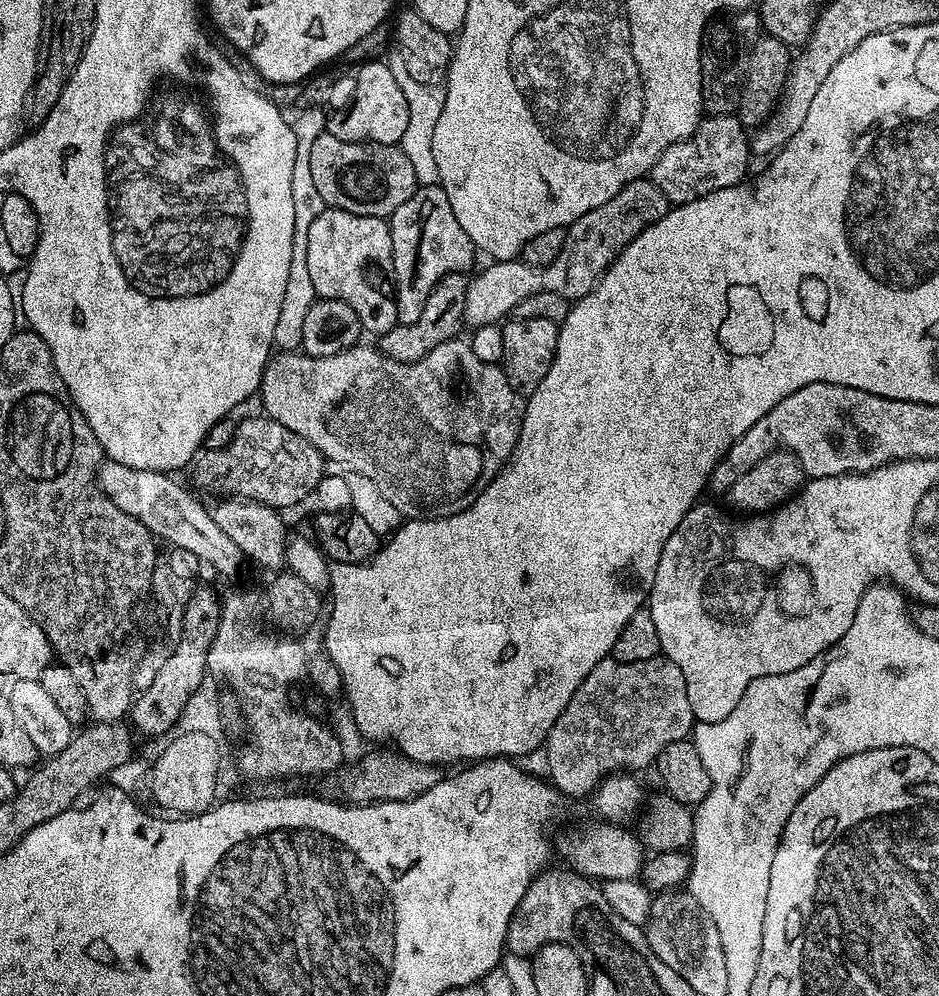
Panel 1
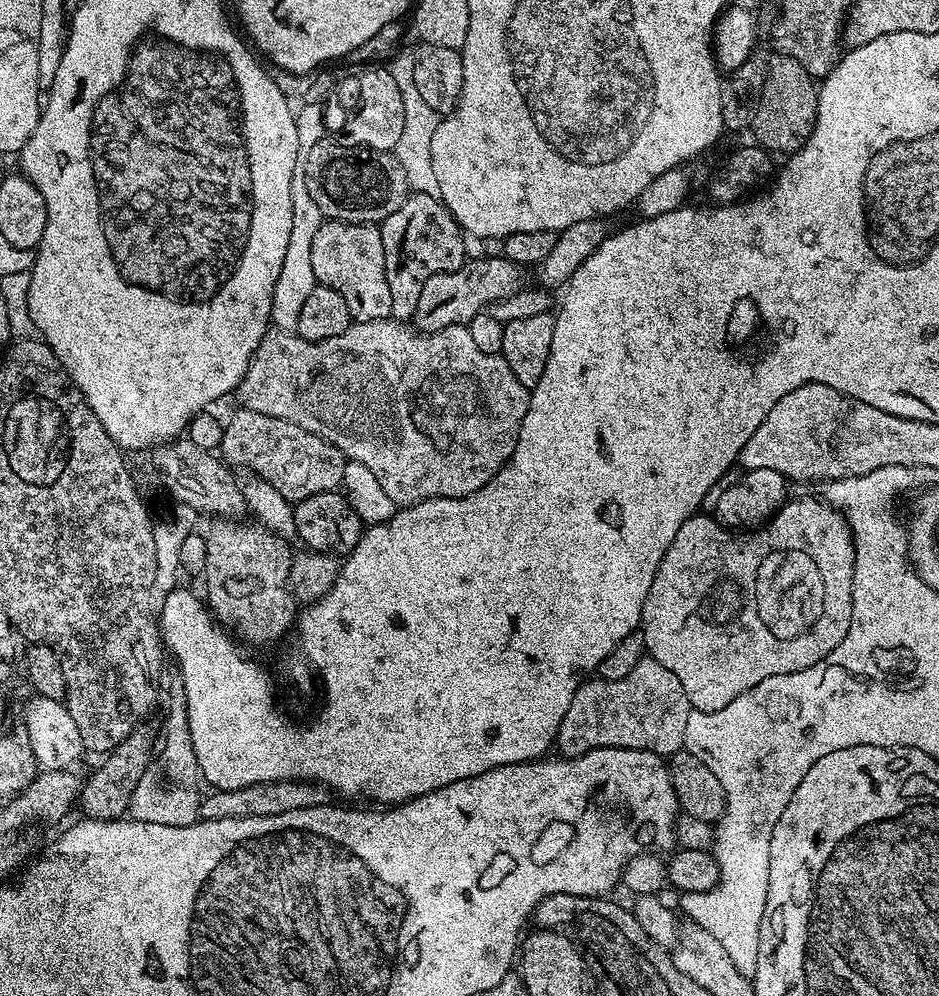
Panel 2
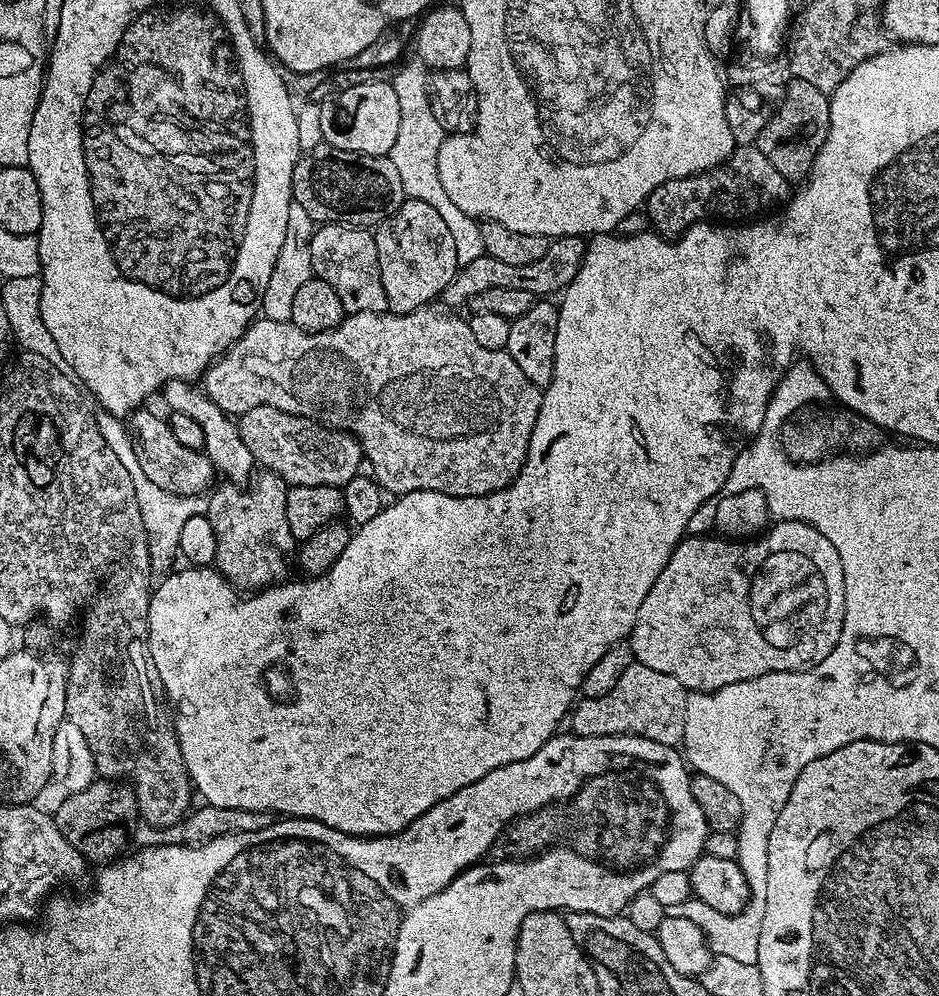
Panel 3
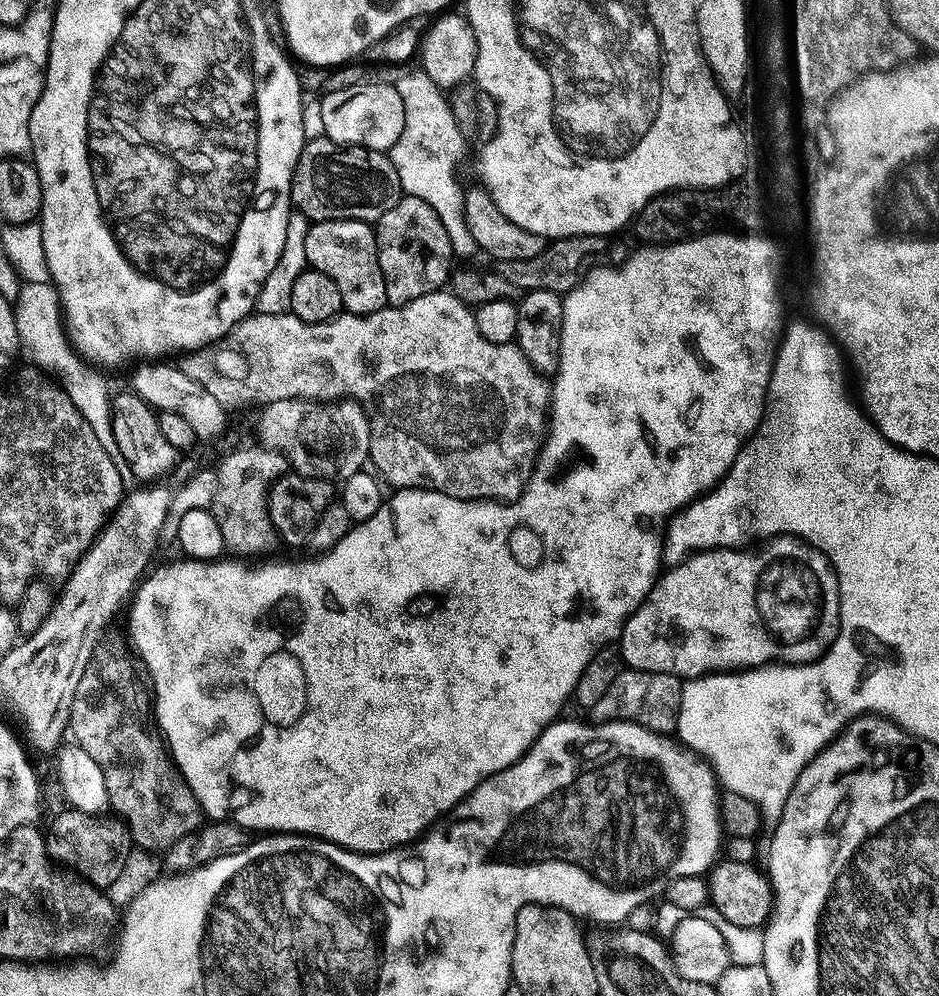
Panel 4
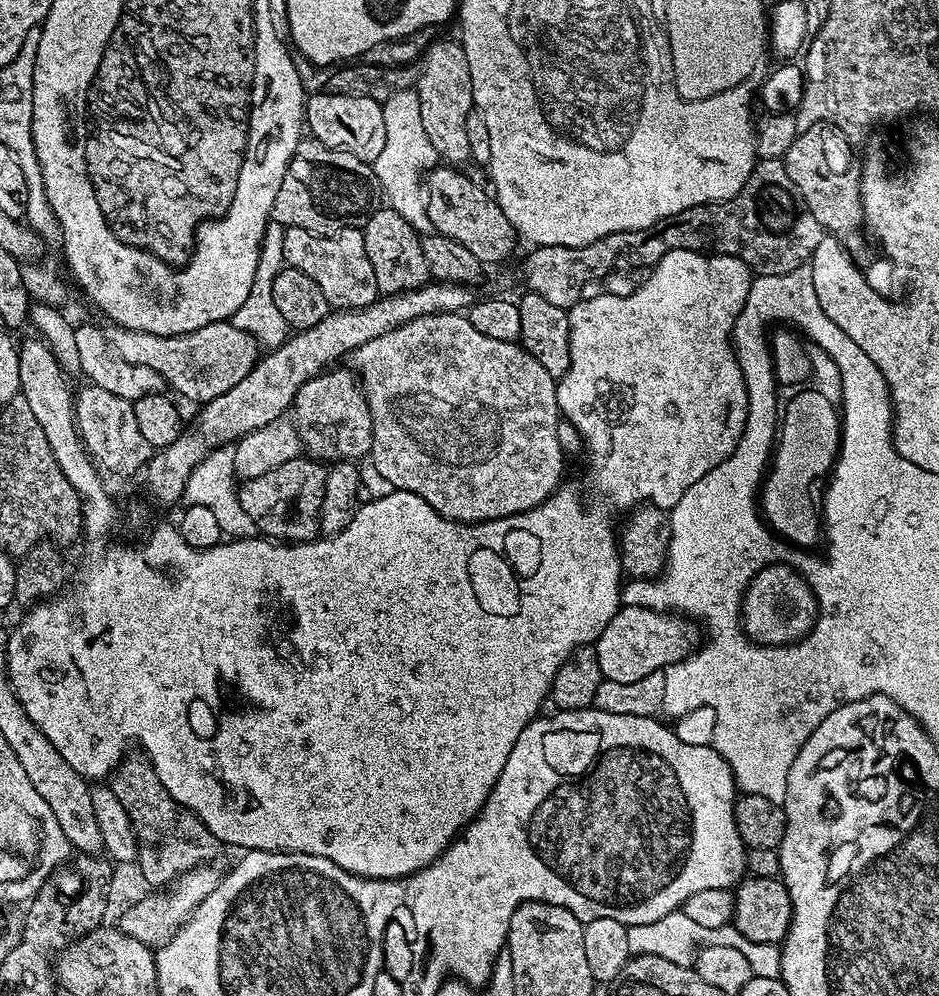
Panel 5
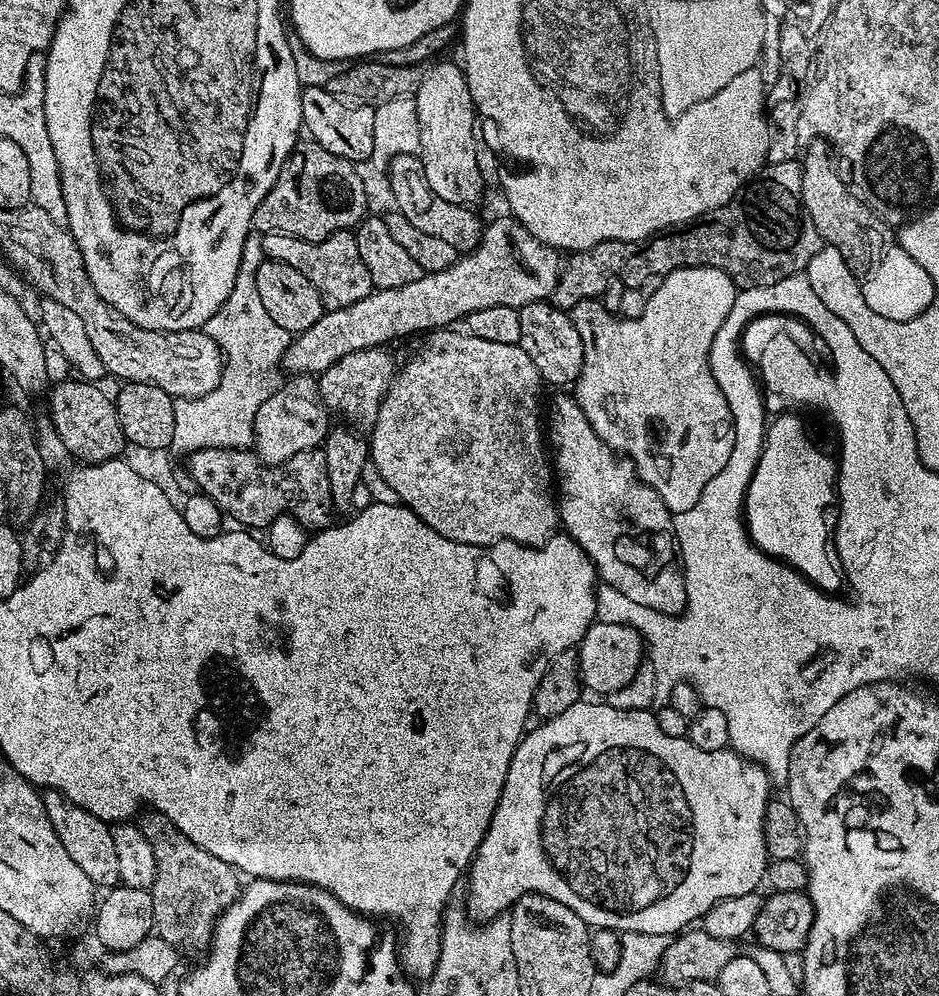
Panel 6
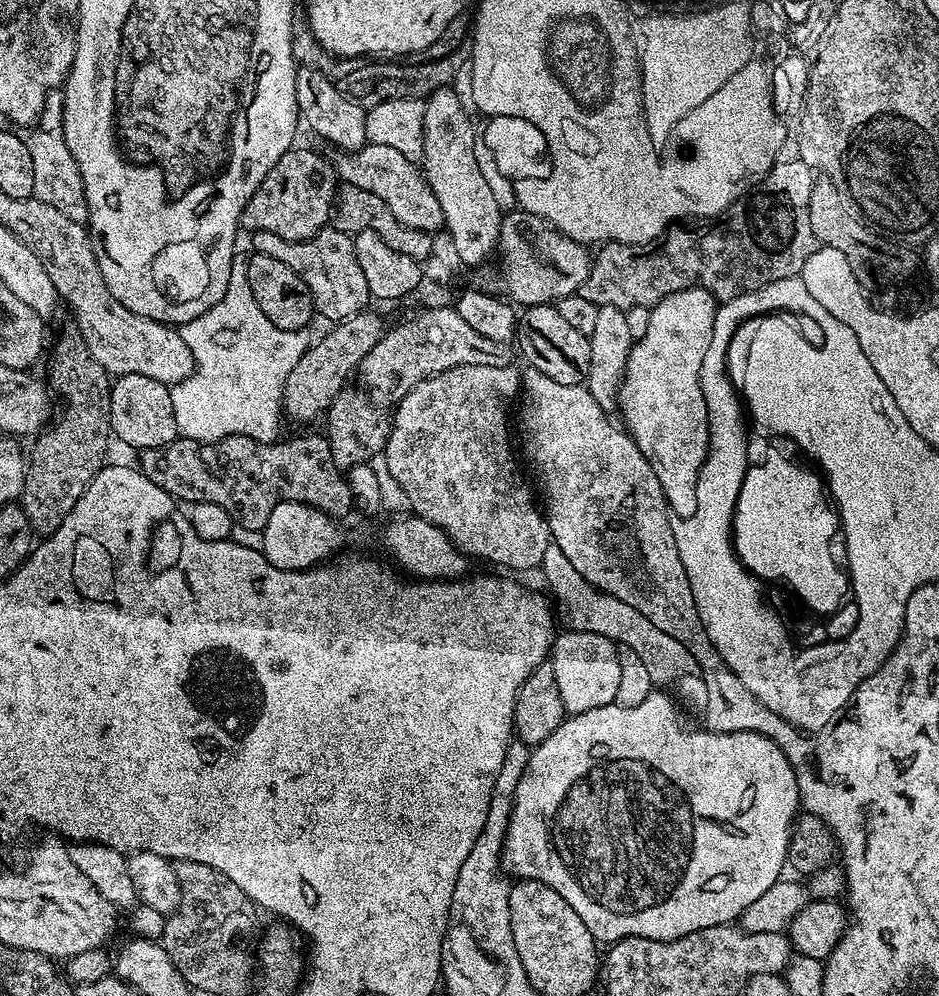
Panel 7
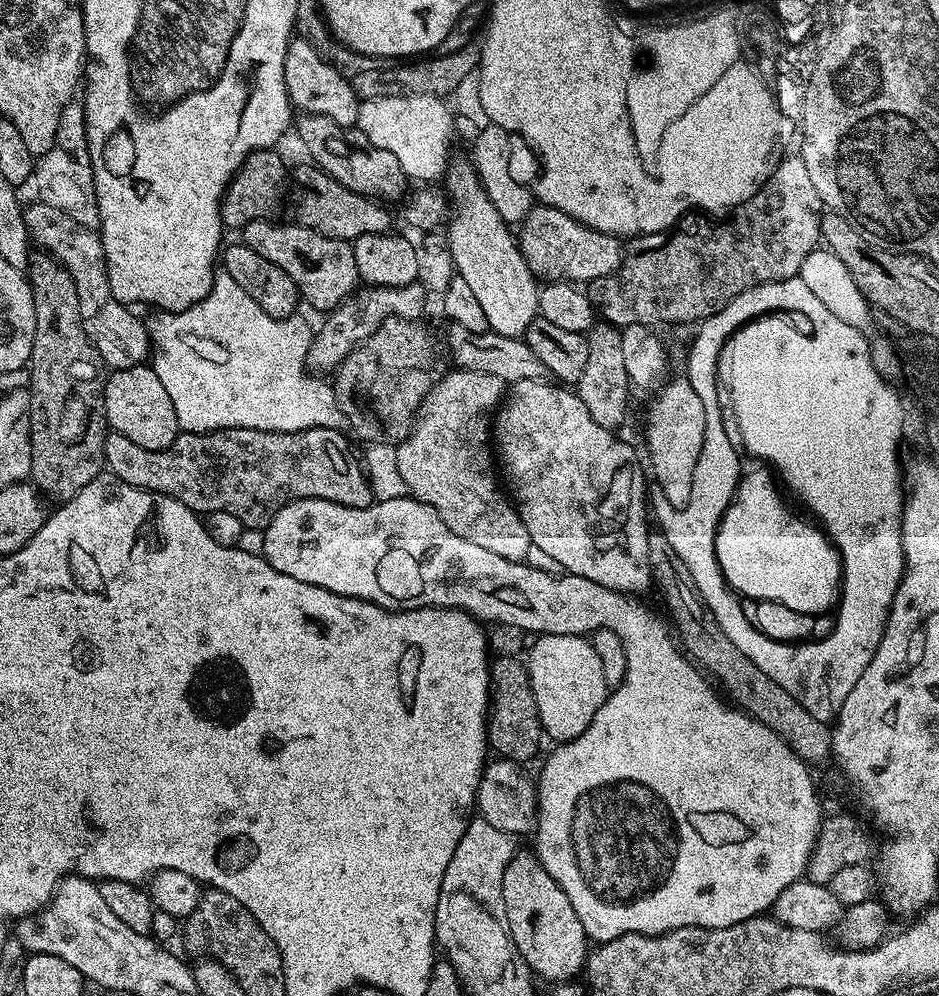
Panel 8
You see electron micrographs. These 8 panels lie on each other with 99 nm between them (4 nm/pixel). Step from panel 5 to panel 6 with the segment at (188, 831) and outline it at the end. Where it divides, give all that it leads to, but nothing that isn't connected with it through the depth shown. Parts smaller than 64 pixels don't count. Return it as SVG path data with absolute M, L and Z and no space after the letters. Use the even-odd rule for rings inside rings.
M151 810L145 813L144 817L139 817L138 827L154 850L156 877L150 891L155 935L181 953L203 953L212 942L217 920L240 896L241 877L231 864L222 862L222 858L214 858L214 854L202 850L202 846L194 846L194 842L190 842L190 838L178 831L165 816Z

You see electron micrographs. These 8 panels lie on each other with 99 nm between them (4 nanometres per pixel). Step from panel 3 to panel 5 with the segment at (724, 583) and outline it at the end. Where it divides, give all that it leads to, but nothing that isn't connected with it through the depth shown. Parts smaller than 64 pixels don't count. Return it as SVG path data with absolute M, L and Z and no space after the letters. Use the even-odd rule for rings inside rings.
M769 564L748 584L742 604L742 623L748 638L758 644L794 644L816 624L816 594L808 581L787 564ZM632 602L629 608L628 605L620 607L614 614L614 618L610 618L606 630L602 630L602 634L594 645L598 664L605 680L638 682L638 678L646 678L646 674L654 674L667 668L670 664L685 660L696 651L702 640L701 629L699 627L696 629L695 626L697 627L691 619L685 618L683 615L665 615L663 611L655 608L644 608L639 602Z

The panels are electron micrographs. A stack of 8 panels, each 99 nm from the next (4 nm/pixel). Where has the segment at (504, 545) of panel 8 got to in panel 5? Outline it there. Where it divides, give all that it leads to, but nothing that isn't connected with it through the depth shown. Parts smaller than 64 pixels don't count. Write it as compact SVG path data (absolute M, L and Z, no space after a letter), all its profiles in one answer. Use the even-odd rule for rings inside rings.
M438 312L426 314L390 330L378 338L371 339L364 346L358 346L346 360L347 367L355 372L368 399L372 415L372 456L378 466L378 474L390 482L393 489L413 492L422 497L438 514L457 522L479 522L497 520L514 514L522 514L541 504L557 488L561 487L564 476L566 453L558 442L558 426L562 422L558 394L557 377L546 374L546 369L538 363L538 358L526 351L519 343L498 342L498 338L486 338L486 334L474 330L467 315L459 312Z

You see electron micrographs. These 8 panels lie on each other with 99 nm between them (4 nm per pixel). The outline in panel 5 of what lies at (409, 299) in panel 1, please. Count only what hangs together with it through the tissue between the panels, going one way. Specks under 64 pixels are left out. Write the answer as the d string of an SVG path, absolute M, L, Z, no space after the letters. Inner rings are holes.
M380 206L362 226L366 242L366 258L374 266L374 278L378 282L380 296L393 296L399 292L409 292L429 283L430 273L426 254L422 250L421 233L416 233L417 225L407 216L398 214L391 206Z

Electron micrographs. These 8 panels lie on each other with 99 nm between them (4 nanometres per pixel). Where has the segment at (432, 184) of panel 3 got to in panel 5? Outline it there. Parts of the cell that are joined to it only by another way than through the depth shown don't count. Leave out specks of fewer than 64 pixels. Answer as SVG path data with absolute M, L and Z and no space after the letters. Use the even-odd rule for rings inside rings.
M414 90L395 92L383 101L386 118L386 146L374 162L374 171L379 187L389 196L390 206L398 214L413 222L423 221L426 216L426 200L422 192L422 177L437 167L438 153L426 134L422 116L418 116L420 99L414 98ZM421 175L421 176L420 176ZM420 192L420 196L418 195Z

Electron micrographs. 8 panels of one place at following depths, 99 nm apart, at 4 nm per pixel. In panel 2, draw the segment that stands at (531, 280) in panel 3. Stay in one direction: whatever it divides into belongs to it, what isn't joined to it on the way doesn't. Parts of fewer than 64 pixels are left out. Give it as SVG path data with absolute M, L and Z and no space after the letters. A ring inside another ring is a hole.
M486 254L477 260L465 259L458 270L426 278L426 286L422 286L422 295L418 297L418 310L414 310L412 315L416 331L437 332L449 328L451 324L467 326L476 315L487 310L494 302L510 298L510 294L525 287L524 272L521 265L510 262L502 254Z

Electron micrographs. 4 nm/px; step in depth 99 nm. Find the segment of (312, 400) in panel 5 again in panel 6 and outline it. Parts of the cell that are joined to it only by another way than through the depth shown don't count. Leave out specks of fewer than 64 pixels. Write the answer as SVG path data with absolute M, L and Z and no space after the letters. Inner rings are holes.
M387 347L354 350L354 354L346 354L346 358L338 358L334 366L319 373L320 397L329 413L341 412L343 423L356 430L370 430L376 425L378 410L384 401L384 393L398 371L398 360L388 353Z

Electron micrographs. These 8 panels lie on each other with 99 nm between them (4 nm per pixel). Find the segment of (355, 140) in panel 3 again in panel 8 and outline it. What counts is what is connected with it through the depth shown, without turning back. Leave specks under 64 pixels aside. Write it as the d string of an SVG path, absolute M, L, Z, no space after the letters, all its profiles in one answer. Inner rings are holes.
M299 38L288 41L284 73L293 109L313 116L325 116L345 126L355 125L356 116L360 112L360 100L352 89L351 79L330 66L330 62L326 62L326 58L322 58L322 54L318 54L318 50L310 46L310 42Z

